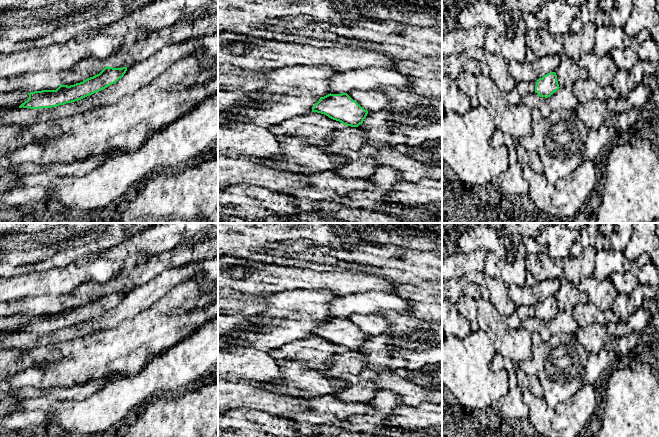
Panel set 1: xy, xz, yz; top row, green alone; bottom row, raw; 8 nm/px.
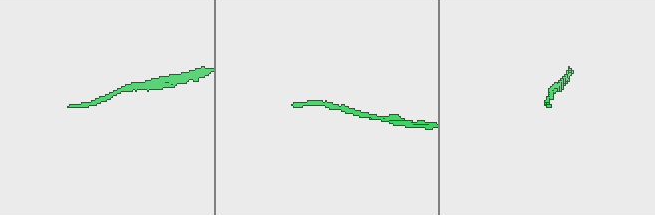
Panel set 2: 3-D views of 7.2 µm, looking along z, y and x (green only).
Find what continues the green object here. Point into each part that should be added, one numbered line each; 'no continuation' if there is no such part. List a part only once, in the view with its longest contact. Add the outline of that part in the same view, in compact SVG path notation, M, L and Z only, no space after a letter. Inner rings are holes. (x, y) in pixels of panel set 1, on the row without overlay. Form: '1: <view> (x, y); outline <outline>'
no continuation

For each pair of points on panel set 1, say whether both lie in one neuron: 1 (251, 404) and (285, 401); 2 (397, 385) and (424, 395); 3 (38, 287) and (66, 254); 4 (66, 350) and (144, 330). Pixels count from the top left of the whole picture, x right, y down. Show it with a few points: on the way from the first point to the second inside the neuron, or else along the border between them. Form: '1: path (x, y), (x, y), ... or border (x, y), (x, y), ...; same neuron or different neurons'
1: path (259, 399), (273, 399), (277, 401); same neuron
2: path (404, 387), (417, 391); same neuron
3: border (77, 258), (63, 266), (54, 266), (32, 272); different neurons
4: path (85, 350), (125, 349); same neuron

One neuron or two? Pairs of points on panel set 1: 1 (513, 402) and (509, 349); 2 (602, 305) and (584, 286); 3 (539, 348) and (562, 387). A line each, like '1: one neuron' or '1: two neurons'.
1: two neurons
2: one neuron
3: one neuron

